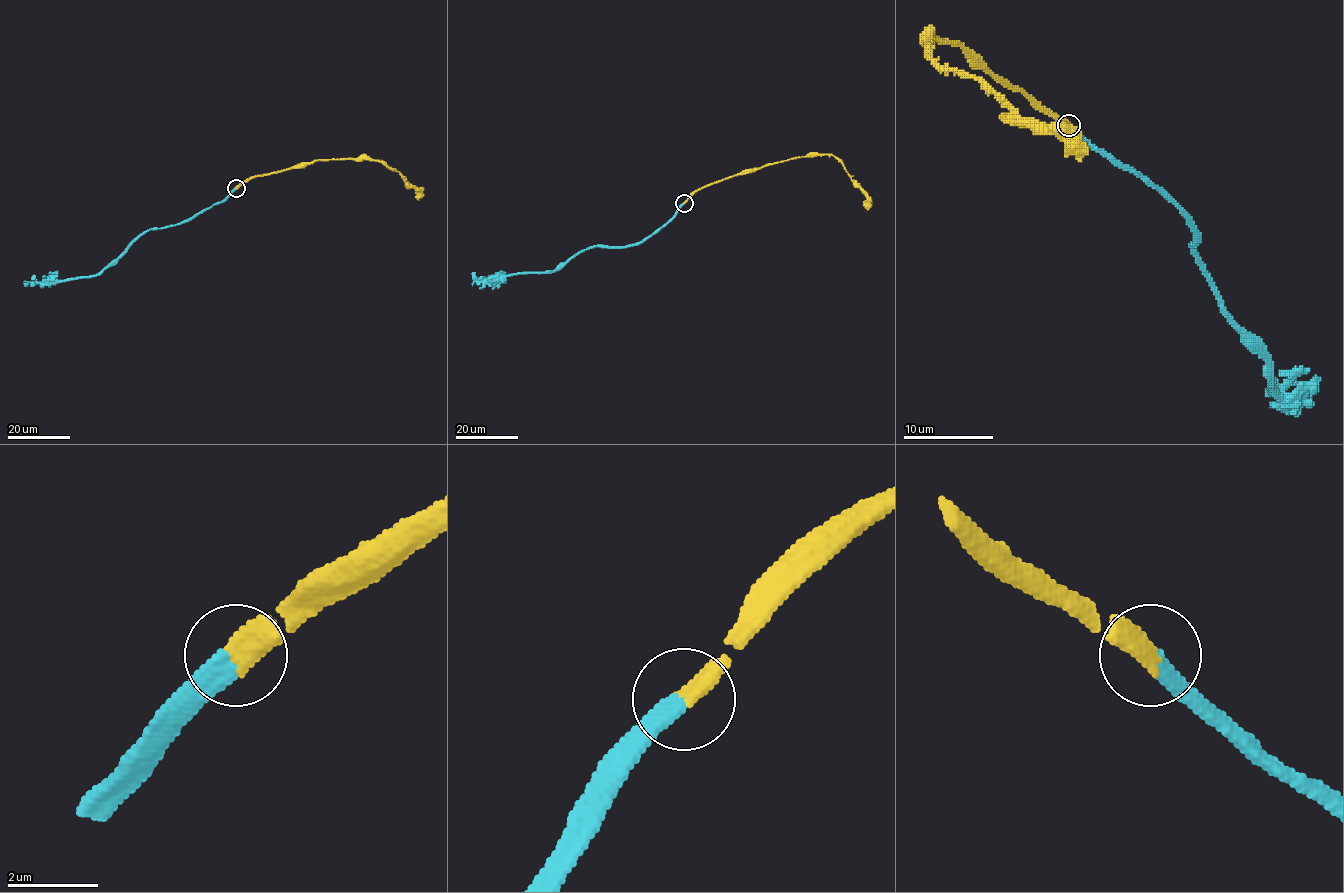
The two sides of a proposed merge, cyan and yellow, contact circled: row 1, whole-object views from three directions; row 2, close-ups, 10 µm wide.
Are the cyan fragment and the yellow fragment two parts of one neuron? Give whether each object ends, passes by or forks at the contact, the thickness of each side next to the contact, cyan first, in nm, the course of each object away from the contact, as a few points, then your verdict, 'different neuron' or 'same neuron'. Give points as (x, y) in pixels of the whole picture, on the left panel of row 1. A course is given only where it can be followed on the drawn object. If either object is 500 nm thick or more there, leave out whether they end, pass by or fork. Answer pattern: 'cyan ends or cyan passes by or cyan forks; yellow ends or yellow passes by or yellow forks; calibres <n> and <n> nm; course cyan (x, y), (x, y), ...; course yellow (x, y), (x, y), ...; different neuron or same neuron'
cyan ends; yellow ends; calibres 420 and 460 nm; course cyan (235, 188), (222, 201), (189, 219), (143, 232), (97, 274), (24, 284); course yellow (236, 188), (256, 176), (316, 160), (374, 159), (397, 171), (419, 190), (420, 198); same neuron

